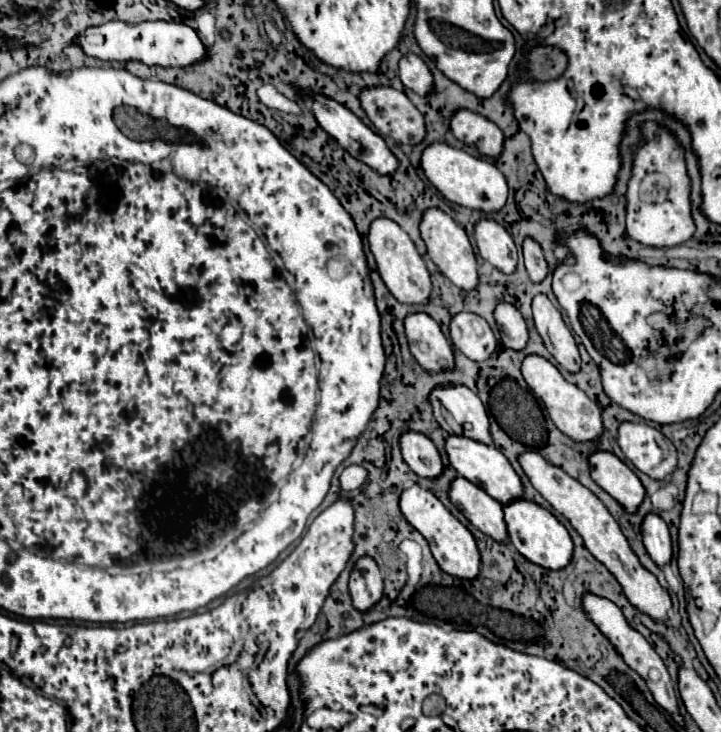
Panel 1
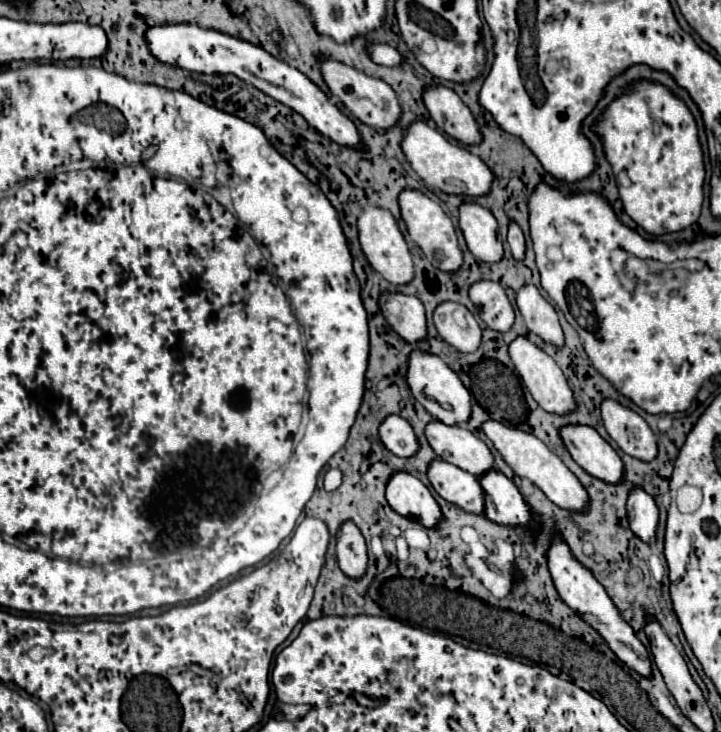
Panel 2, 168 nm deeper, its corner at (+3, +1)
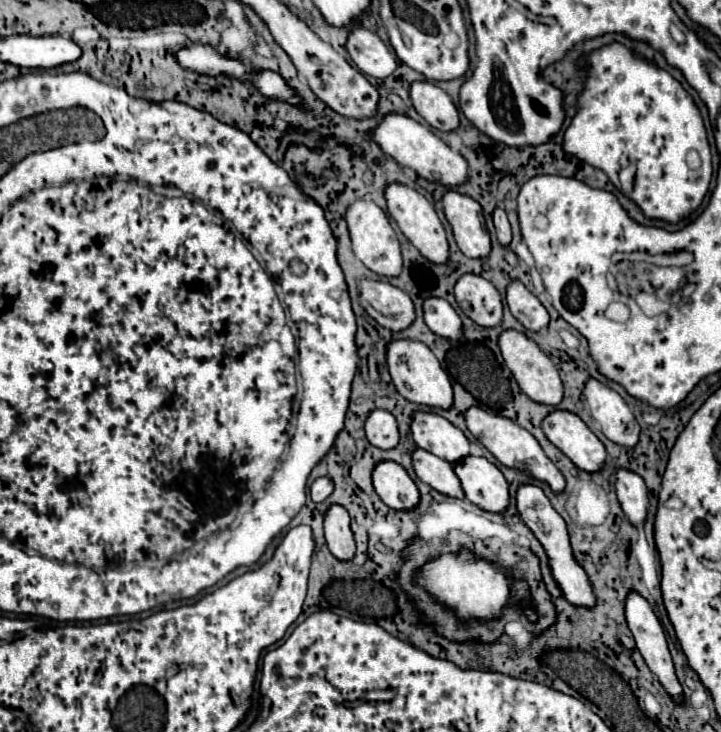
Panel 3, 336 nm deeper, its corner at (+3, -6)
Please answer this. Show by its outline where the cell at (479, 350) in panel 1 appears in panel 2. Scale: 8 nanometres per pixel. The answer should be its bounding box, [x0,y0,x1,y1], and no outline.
[434,302,482,352]

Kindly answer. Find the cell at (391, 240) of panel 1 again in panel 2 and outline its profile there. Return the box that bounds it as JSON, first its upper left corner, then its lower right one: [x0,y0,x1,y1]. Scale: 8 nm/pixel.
[358,206,414,286]

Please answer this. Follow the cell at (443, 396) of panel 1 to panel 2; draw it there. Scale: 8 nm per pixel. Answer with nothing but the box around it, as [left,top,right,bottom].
[408,352,472,426]

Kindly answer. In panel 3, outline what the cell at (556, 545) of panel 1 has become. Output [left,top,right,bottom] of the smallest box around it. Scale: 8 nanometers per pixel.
[454,455,510,513]

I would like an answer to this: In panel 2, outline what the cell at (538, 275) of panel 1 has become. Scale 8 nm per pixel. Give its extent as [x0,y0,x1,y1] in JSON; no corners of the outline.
[508,222,526,260]

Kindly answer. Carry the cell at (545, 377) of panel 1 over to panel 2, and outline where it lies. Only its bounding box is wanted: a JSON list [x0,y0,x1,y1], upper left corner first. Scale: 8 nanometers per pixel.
[510,336,578,416]

